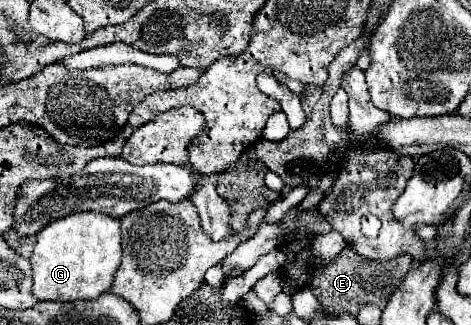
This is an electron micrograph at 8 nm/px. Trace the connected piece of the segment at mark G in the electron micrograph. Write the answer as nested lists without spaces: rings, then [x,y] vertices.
[[[76,212],[56,220],[38,232],[38,242],[30,258],[34,268],[34,296],[58,302],[94,300],[110,290],[120,258],[120,220],[100,212]]]

